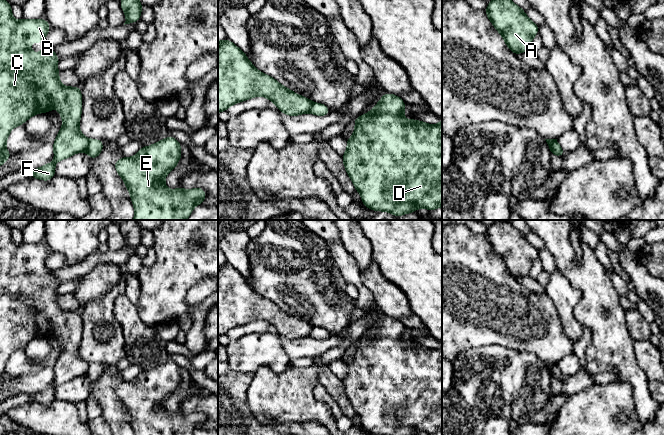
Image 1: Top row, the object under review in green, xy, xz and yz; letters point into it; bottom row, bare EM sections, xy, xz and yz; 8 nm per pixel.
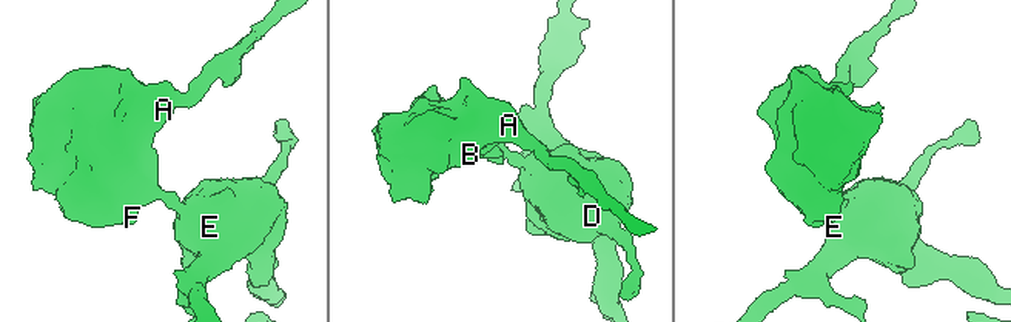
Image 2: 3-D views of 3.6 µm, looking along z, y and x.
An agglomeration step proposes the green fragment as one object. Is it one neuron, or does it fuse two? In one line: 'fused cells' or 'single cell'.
fused cells

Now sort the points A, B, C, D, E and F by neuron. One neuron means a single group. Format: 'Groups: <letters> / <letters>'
Groups: A B C F / D E

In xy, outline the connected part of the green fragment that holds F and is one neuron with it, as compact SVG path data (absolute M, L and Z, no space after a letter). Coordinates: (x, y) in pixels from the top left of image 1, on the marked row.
M0 0L0 166L12 155L6 150L6 140L10 131L21 124L24 124L31 116L38 113L46 113L53 108L60 111L60 117L63 119L63 125L52 144L54 149L54 161L40 168L29 171L31 178L37 178L44 181L50 181L55 175L55 164L78 152L85 152L89 143L79 129L79 122L82 112L82 96L79 86L65 87L59 81L59 71L57 65L59 58L54 50L40 49L35 59L33 48L26 46L32 42L45 42L46 34L51 29L49 23L44 19L30 20L22 19L16 21L12 17L11 4L6 0Z

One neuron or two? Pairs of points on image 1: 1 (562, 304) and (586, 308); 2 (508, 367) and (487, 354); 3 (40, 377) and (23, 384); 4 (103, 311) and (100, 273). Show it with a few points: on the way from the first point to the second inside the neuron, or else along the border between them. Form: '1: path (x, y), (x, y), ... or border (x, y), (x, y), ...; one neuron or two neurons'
1: border (570, 283), (581, 292), (575, 317), (583, 326); two neurons
2: path (503, 367), (500, 367), (492, 359); one neuron
3: path (36, 381), (27, 384); one neuron
4: border (120, 280), (99, 298), (89, 301), (82, 308); two neurons

